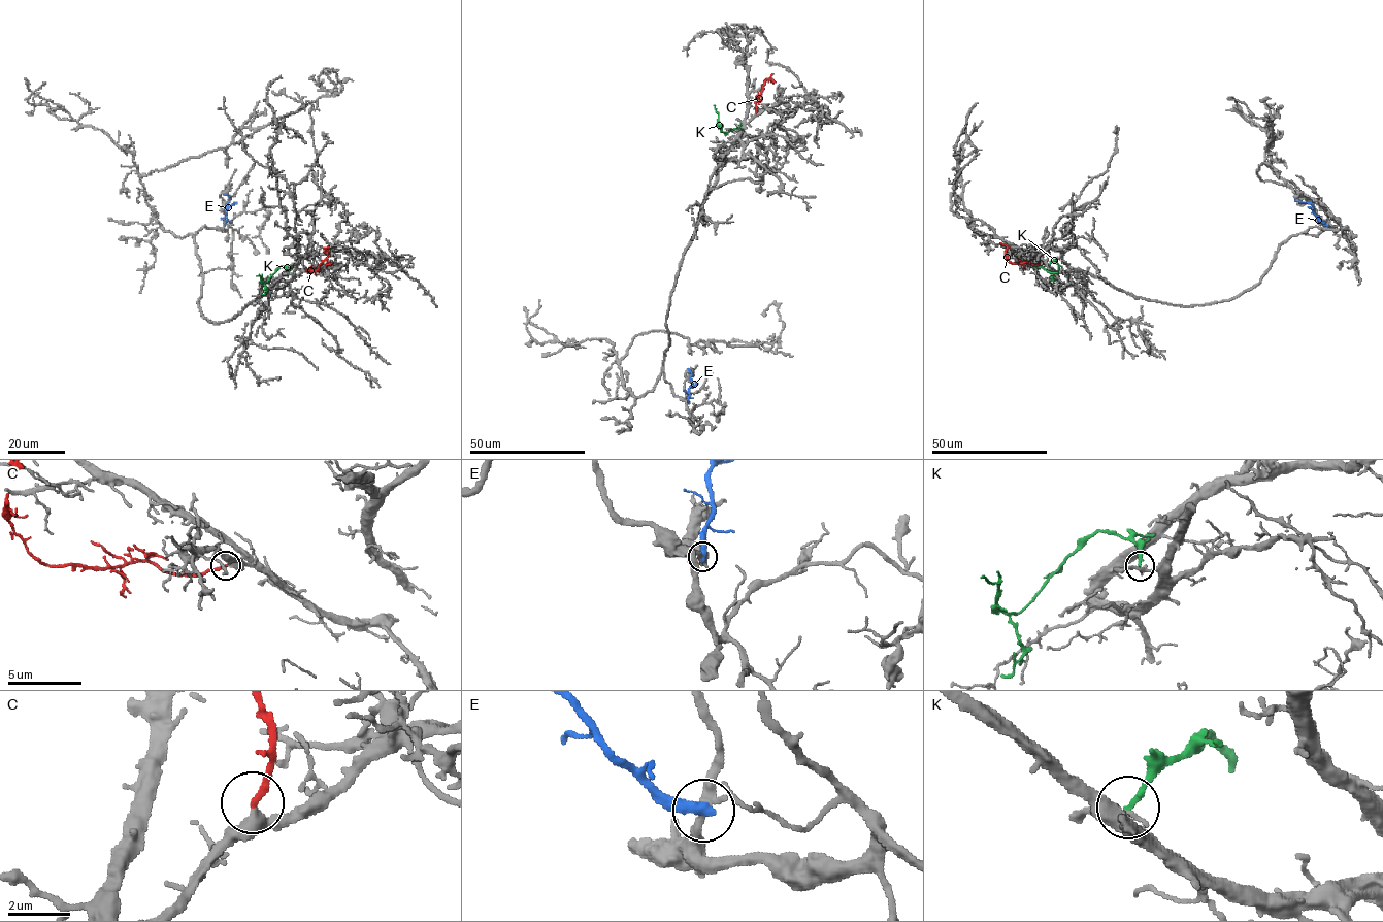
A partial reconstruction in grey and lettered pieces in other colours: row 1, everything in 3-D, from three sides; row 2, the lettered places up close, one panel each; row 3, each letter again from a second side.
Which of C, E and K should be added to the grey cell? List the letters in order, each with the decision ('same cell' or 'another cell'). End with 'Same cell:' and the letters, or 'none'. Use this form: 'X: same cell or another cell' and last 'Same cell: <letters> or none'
C: same cell
E: another cell
K: another cell
Same cell: C

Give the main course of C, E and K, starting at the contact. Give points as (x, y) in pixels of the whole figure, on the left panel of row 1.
C: (307, 270), (317, 270), (327, 256), (324, 249), (328, 247)
E: (225, 225), (231, 198), (224, 194)
K: (289, 273), (287, 268), (280, 267), (266, 282), (262, 282), (262, 276), (257, 275)

